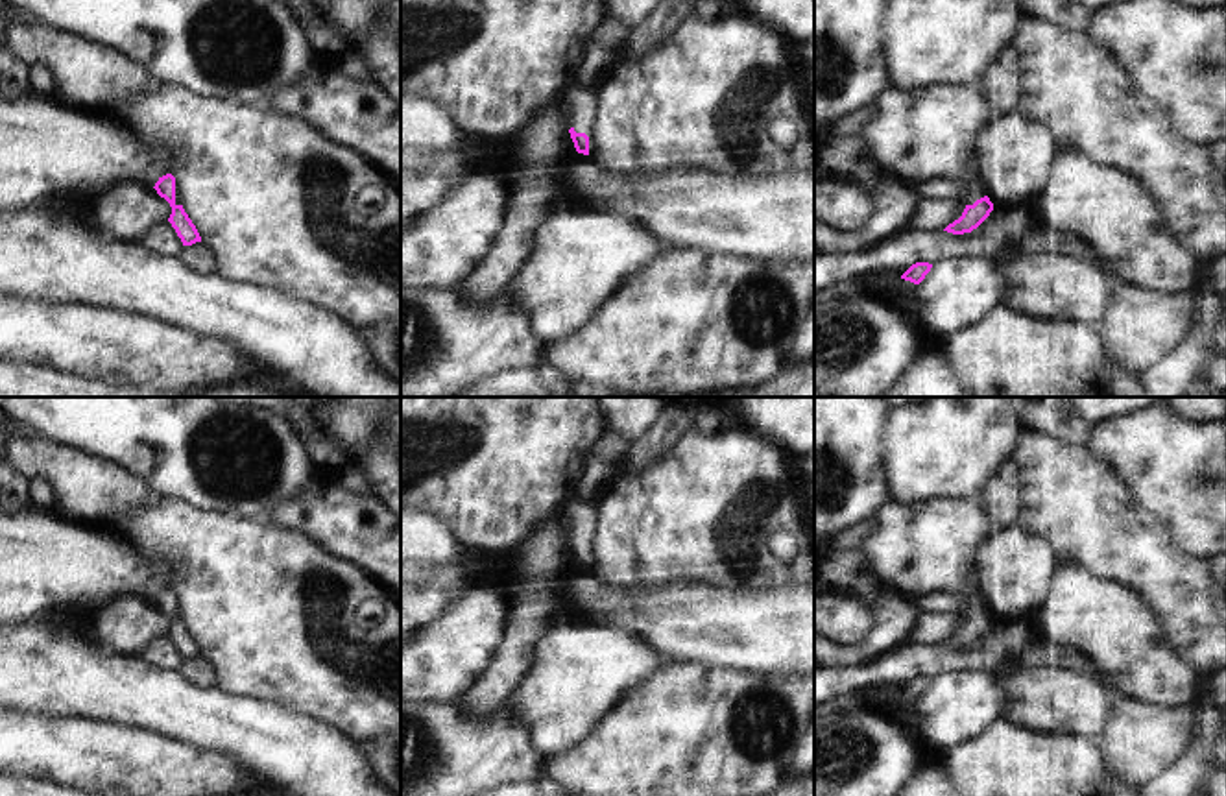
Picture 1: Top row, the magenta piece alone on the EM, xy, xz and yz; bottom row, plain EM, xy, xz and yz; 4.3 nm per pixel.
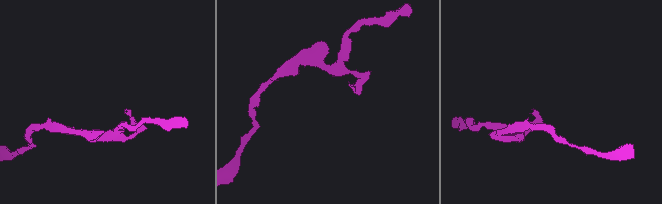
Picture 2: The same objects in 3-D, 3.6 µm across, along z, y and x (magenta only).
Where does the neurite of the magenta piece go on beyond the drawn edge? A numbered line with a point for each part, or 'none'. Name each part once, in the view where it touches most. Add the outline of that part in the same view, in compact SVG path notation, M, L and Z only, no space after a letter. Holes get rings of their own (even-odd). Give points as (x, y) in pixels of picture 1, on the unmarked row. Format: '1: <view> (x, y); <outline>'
1: xz (584, 516); M578 491L565 502L561 513L572 528L572 541L576 547L589 550L589 569L596 565L596 534L600 530L600 508L595 501Z

